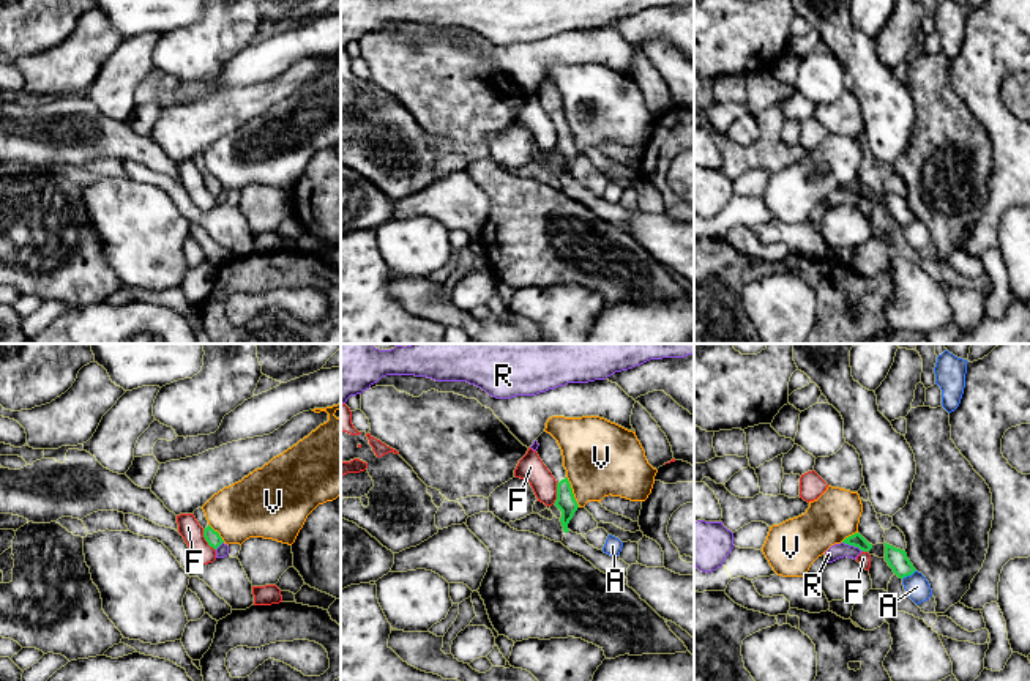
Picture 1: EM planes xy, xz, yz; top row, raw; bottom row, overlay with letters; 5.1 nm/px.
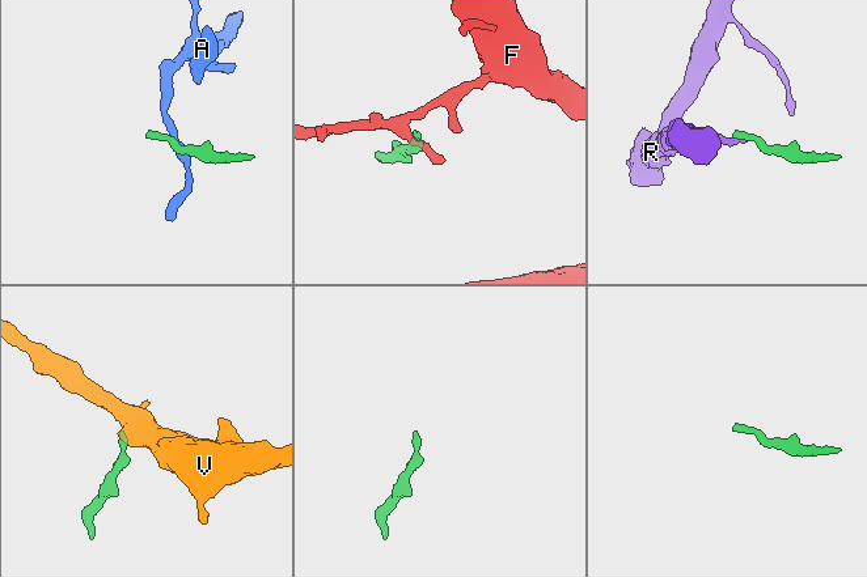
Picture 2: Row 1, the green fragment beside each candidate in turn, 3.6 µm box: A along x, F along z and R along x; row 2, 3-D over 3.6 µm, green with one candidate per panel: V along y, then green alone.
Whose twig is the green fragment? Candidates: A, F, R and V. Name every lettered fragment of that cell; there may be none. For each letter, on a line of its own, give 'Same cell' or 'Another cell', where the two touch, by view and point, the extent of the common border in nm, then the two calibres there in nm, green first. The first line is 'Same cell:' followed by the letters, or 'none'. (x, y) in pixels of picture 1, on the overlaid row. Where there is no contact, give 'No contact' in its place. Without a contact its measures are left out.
Same cell: none
A: Another cell. Touches green at yz (909, 574). Shared border 90 nm. Thickness 110 nm (green) against 120 nm
F: Another cell. Touches green at xy (205, 539). Shared border 130 nm. Thickness 70 nm (green) against 110 nm
R: Another cell. Touches green at yz (854, 546). Shared border 120 nm. Thickness 70 nm (green) against 80 nm
V: Another cell. Touches green at xz (571, 492). Shared border 170 nm. Thickness 100 nm (green) against 380 nm

